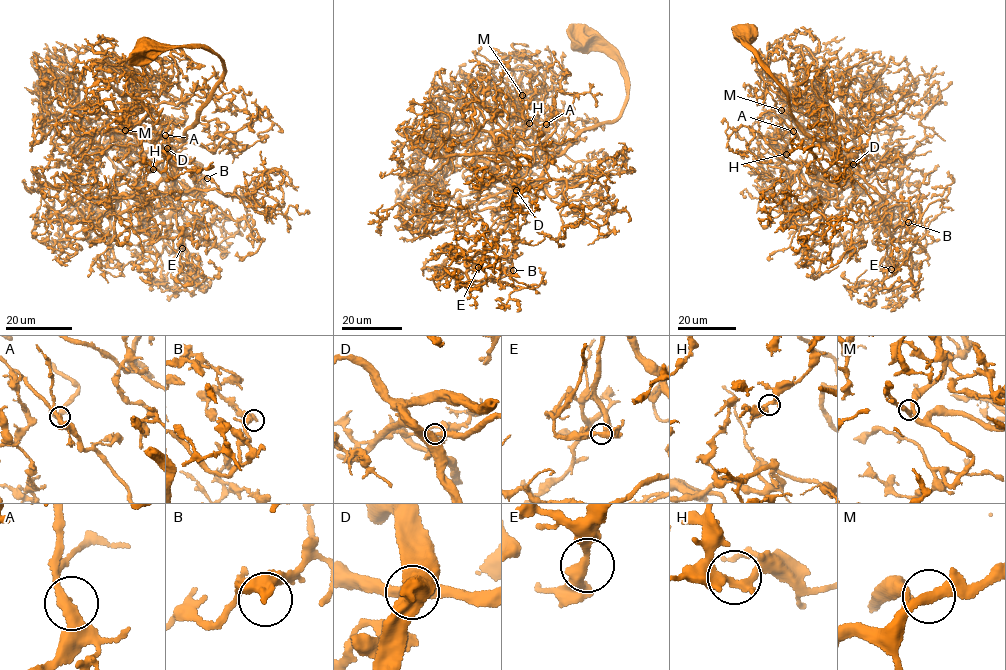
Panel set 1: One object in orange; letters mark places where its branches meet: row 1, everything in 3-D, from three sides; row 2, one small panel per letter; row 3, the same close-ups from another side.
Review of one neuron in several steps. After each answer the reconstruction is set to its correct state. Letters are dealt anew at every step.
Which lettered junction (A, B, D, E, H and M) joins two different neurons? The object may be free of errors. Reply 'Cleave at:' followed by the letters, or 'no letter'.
Cleave at: no letter

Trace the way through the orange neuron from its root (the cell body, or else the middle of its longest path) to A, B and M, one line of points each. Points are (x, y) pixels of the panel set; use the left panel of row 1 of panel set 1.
A: (147, 50), (195, 45), (225, 71), (187, 135), (158, 140), (173, 180), (179, 162), (165, 135)
B: (147, 50), (193, 44), (222, 63), (187, 135), (158, 140), (177, 168), (169, 179), (198, 195), (207, 178)
M: (147, 50), (195, 45), (218, 56), (225, 71), (180, 140), (153, 137), (139, 125), (116, 131), (125, 130)

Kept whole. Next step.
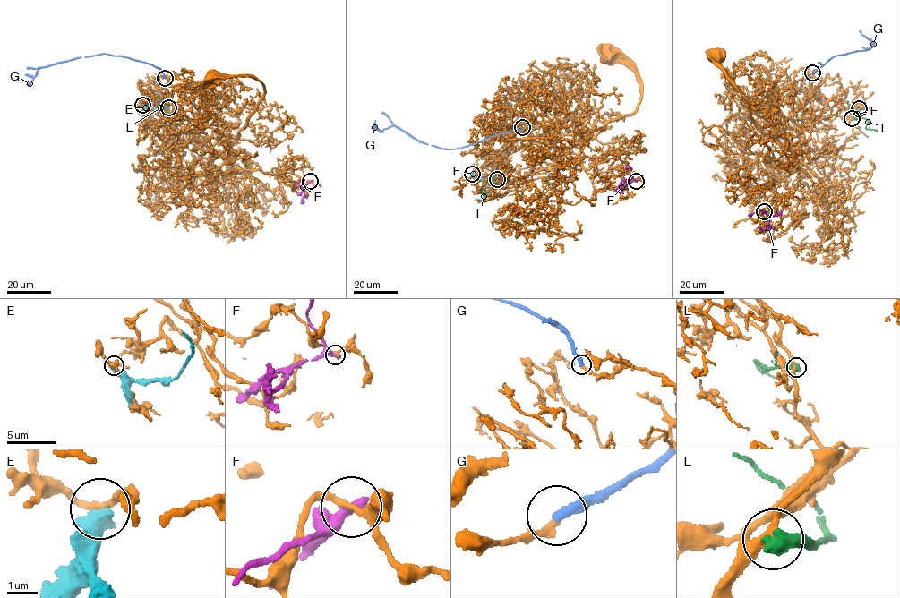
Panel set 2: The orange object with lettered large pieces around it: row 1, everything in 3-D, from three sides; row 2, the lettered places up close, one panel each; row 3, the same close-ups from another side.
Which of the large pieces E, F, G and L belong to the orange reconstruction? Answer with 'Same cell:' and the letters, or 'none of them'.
Same cell: none of them

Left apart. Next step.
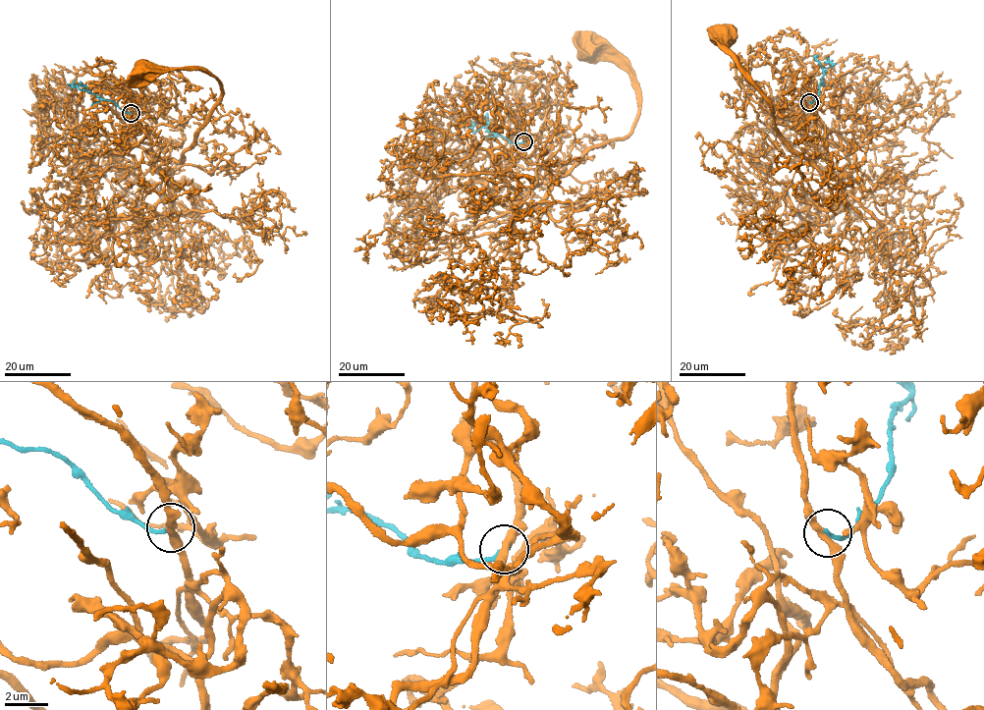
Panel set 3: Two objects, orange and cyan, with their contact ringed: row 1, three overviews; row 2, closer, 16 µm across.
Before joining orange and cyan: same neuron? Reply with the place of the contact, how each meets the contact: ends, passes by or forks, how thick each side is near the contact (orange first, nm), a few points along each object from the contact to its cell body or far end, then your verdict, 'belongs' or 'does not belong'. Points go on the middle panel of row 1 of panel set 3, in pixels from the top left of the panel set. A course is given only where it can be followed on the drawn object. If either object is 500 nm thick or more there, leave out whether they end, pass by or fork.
place (523, 141); orange passes by; cyan ends; calibres 320 and 200 nm; course orange (522, 141), (486, 188), (528, 211), (594, 145), (629, 132), (639, 103), (628, 73), (588, 49); course cyan (522, 141), (510, 142), (506, 137), (489, 133), (485, 127), (473, 131), (472, 126), (477, 124); belongs

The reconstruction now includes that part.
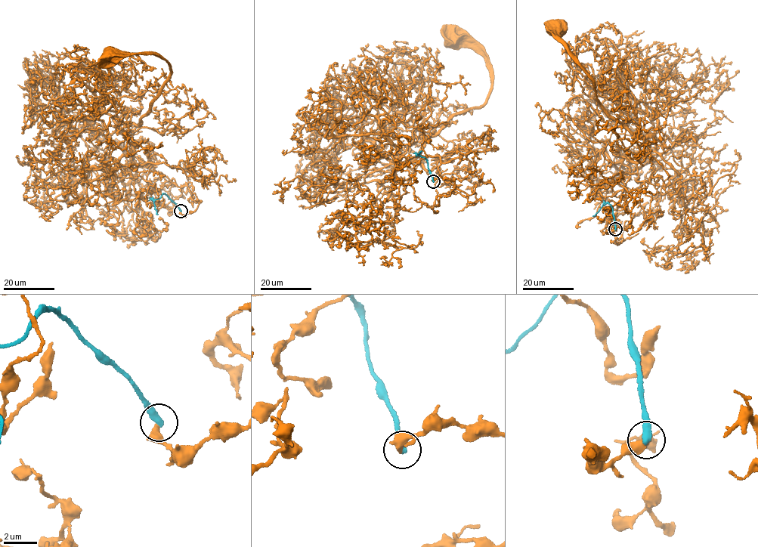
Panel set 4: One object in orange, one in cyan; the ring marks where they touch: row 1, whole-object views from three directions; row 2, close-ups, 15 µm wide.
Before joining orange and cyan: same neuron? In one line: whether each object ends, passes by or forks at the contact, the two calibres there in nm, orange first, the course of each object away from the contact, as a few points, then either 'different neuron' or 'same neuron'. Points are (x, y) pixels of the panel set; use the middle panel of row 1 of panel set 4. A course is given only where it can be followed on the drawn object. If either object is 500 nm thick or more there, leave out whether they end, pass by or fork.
orange ends | cyan ends | 400/440 nm | orange via (433, 181), (454, 189), (431, 208), (394, 159), (406, 163), (481, 106), (492, 80), (484, 58), (453, 38) | cyan via (433, 181), (427, 159), (418, 154), (422, 151) | different neuron

